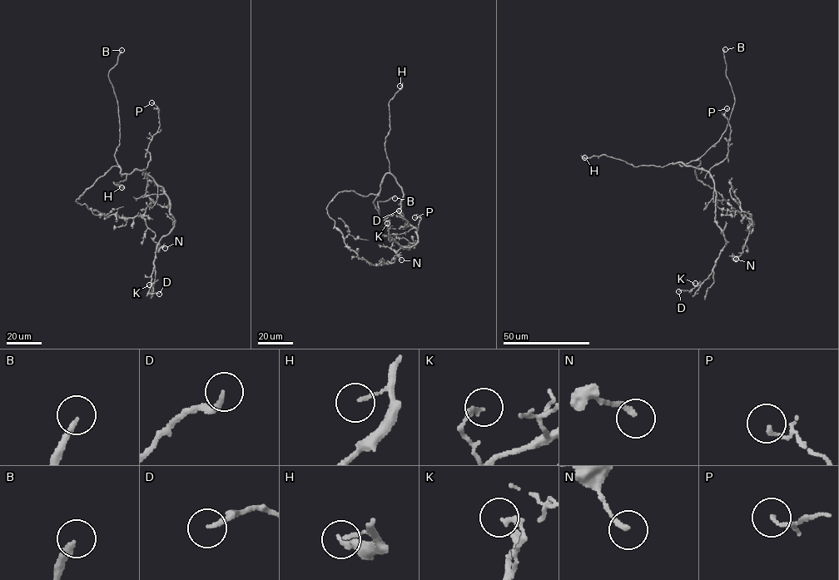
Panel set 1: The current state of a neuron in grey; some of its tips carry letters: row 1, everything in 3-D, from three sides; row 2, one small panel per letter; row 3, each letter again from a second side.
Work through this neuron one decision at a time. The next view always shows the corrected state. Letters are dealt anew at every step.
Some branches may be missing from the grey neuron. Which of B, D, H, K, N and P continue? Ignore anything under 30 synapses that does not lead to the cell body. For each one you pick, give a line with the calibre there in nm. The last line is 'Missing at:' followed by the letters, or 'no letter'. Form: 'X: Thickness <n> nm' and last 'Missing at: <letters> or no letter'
B: Thickness 220 nm
Missing at: B

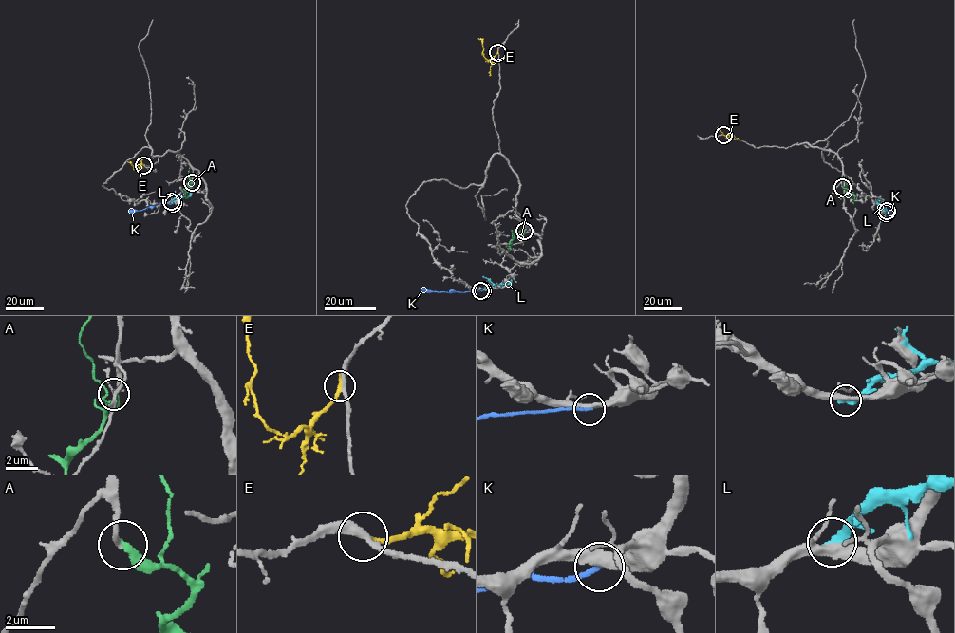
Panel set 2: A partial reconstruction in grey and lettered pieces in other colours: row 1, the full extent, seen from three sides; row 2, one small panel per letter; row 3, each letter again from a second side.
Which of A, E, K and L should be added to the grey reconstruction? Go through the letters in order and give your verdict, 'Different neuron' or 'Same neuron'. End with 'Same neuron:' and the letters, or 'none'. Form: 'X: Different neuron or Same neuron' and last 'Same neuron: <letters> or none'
A: Same neuron
E: Different neuron
K: Different neuron
L: Different neuron
Same neuron: A

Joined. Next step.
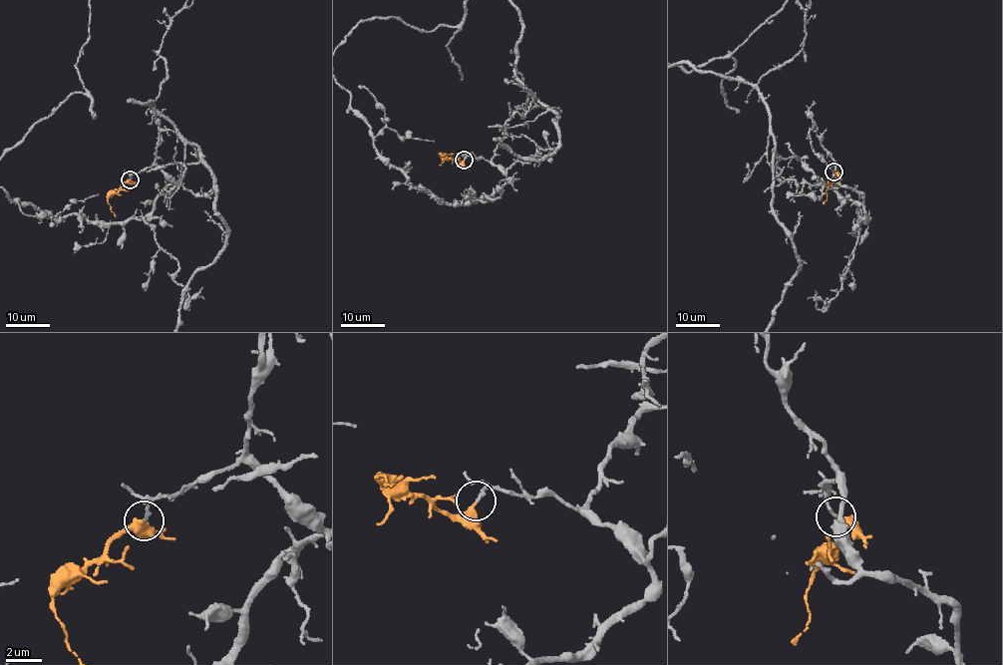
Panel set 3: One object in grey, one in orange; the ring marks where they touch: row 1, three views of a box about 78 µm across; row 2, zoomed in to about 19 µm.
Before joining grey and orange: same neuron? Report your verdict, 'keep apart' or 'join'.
join

